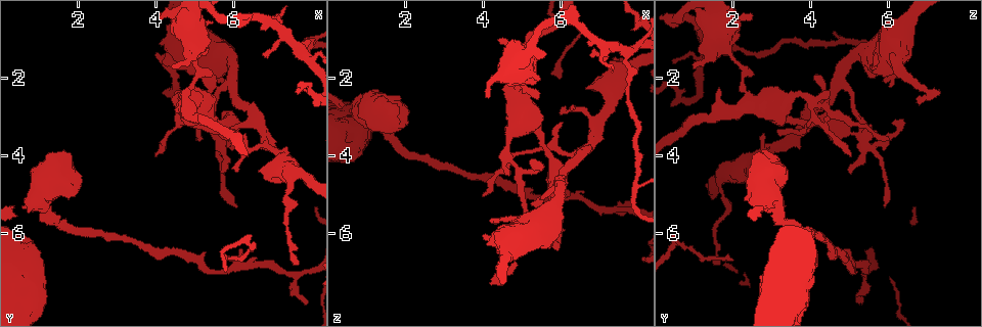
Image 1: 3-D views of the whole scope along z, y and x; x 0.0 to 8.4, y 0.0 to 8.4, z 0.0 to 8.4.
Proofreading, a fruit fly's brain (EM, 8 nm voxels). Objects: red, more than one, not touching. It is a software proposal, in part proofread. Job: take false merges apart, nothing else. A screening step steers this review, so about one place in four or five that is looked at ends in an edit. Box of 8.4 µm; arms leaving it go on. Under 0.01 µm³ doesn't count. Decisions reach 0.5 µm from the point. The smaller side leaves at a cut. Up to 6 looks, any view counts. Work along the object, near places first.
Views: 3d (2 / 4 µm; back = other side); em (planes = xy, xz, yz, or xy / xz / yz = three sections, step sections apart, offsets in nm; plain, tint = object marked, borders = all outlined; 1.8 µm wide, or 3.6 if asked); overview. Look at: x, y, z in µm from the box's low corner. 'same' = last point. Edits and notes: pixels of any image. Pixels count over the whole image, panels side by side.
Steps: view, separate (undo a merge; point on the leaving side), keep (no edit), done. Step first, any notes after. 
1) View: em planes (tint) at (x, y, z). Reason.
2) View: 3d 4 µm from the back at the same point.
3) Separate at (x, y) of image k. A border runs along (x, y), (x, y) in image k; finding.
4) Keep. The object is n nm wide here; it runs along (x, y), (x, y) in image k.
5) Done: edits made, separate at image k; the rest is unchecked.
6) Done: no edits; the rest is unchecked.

View: em 3.6 µm yz step 4 (tint) at (4.75, 0.65, 6.35). Sudden change in width.

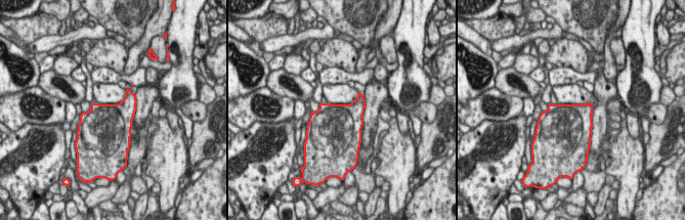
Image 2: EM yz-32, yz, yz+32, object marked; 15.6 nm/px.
View: em 3.6 µm xy step 16 (tint) at the same point. Cut it another way.

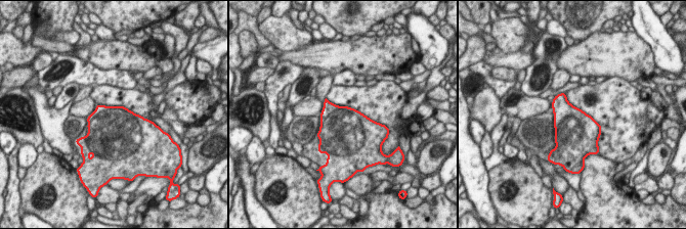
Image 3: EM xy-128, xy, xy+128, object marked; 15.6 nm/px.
Keep. All the same neuron.

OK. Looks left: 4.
View: 3d 2 µm from the back at (5.75, 3.75, 5.45). Calibre changes.

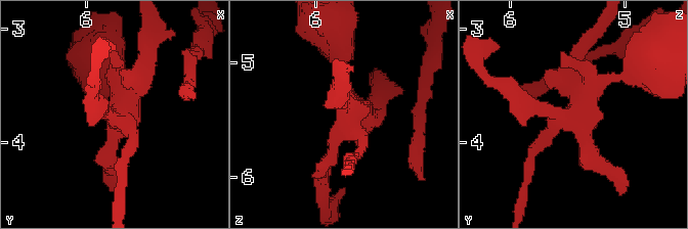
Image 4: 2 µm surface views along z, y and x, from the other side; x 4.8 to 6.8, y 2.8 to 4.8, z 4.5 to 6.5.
View: em planes (borders) at (5.68, 3.78, 5.48). Now the EM.

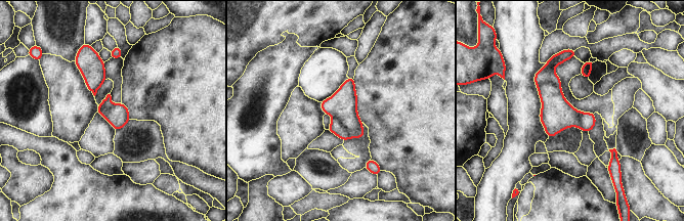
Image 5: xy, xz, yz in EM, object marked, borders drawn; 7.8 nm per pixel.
Separate at (336, 127) of image 5. A border runs along (334, 116), (346, 128), (349, 138) in image 5; a second neuron is stuck on.

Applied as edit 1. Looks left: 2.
View: overview. See it whole again.

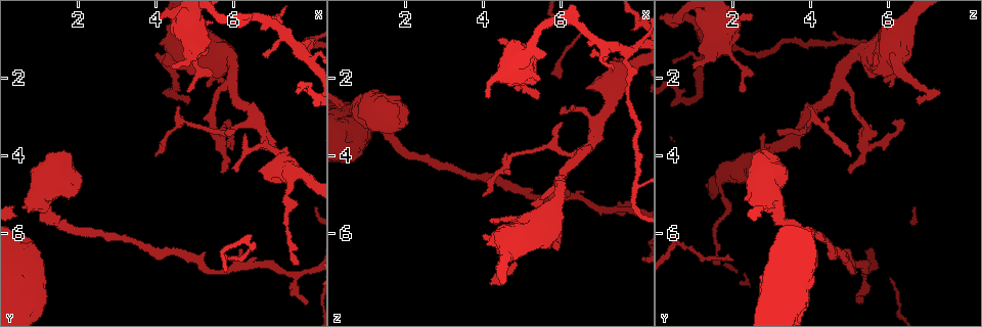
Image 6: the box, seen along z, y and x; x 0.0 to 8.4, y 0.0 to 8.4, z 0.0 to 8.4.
View: em xz step 4 (borders) at (7.65, 1.25, 1.30). Four or more arms meet.

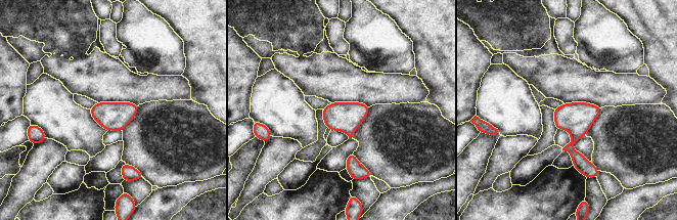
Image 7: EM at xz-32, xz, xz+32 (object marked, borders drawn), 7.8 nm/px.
Keep. All the same neuron.

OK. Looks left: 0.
Done: edits made, separate at image 5; the rest is unchecked.

